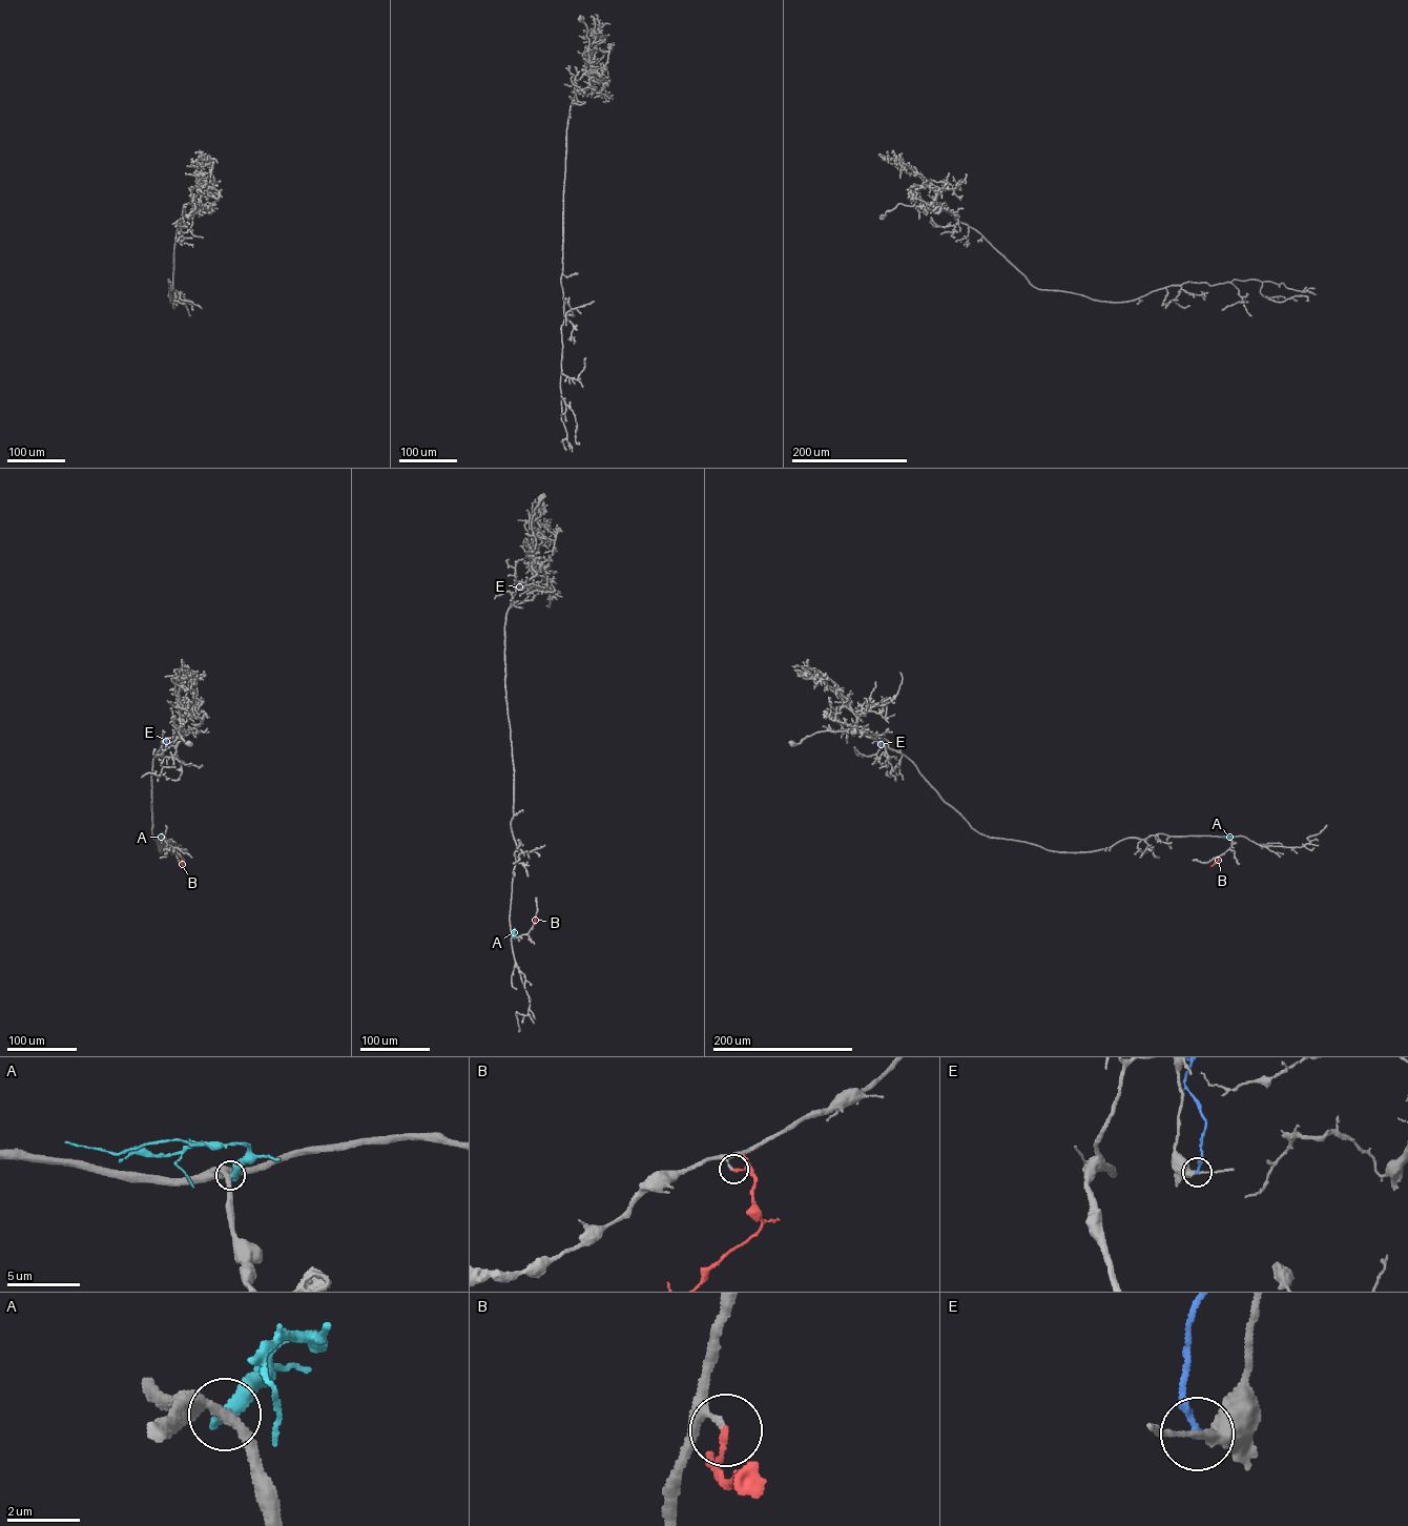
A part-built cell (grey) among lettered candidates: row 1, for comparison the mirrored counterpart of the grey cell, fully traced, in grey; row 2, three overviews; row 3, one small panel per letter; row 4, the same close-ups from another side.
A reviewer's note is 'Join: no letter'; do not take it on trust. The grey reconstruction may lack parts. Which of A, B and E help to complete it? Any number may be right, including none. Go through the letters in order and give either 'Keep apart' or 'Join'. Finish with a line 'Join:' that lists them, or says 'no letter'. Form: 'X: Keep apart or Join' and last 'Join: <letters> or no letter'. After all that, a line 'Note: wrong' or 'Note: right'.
A: Keep apart
B: Keep apart
E: Keep apart
Join: no letter
Note: right

